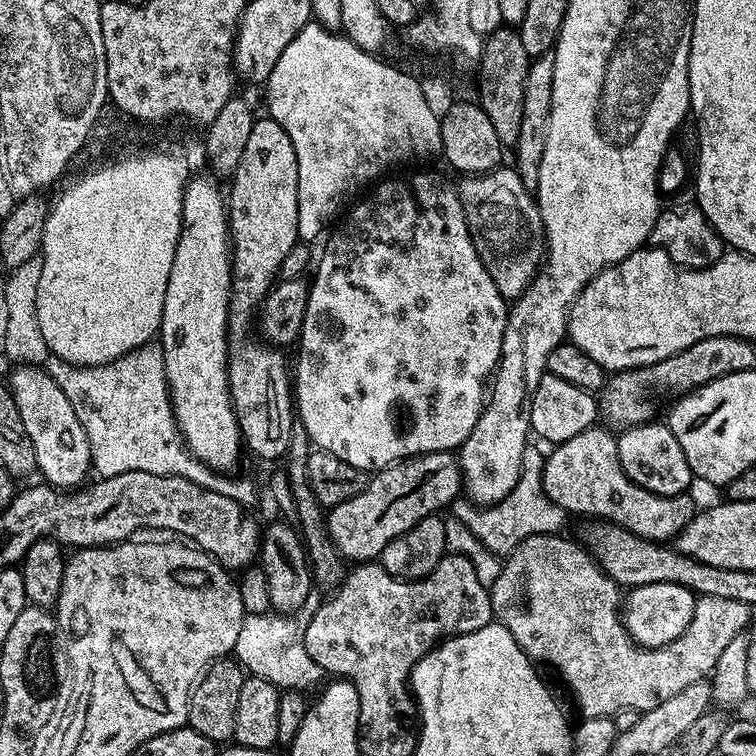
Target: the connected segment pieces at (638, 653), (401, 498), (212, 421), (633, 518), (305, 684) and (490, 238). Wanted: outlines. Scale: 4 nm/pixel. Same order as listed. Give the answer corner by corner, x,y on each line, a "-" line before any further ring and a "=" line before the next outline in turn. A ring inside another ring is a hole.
549,534
547,536
531,536
530,538
526,538
514,551
507,553
506,559
501,566
501,572
490,589
490,595
492,597
493,617
495,617
499,624
506,626
506,630
510,630
510,634
514,634
514,642
518,642
518,646
522,646
522,650
527,654
529,660
533,662
539,662
541,660
542,663
549,664
550,667
557,668
560,671
561,678
568,683
568,688
572,691
572,696
576,699
577,706
584,711
583,715
585,717
615,717
617,715
616,712
622,711
623,708
633,708
633,713
636,714
649,712
654,706
666,702
666,698
674,698
674,694
679,694
681,690
686,690
686,686
711,677
714,666
722,654
722,650
726,650
726,645
749,627
750,621
748,621
748,615
750,615
750,609
748,605
742,602
734,602
734,598
702,596
696,601
694,618
690,618
690,626
686,626
684,633
678,638
674,638
674,642
670,642
661,648
641,648
640,645
633,642
630,634
624,629
621,585
615,584
600,569
599,564
596,563
596,560
593,558
592,553
588,551
587,547
581,546
579,543
577,544
572,540
567,540
564,534
=
452,452
416,454
375,473
362,490
362,494
331,508
326,516
329,536
345,561
372,562
379,557
381,550
388,543
398,538
398,534
410,530
422,518
437,515
441,511
439,508
447,509
461,492
460,461
=
193,175
184,185
184,227
180,229
174,266
170,266
158,343
164,352
172,412
184,444
207,468
228,474
240,460
240,448
242,452
240,427
232,408
232,395
228,392
232,245
225,193
220,193
217,181
208,176
=
593,426
587,428
582,434
574,434
574,438
570,438
566,442
555,445
555,447
551,449
552,453
550,451
547,453
544,461
544,492
550,498
550,502
554,502
557,506
564,509
565,513
572,515
573,512
576,516
592,516
588,518
595,518
597,521
607,522
609,524
617,524
626,530
630,530
633,534
635,534
635,536
641,536
647,540
668,542
679,536
680,532
688,525
698,511
698,505
691,500
691,495
681,494
679,496
659,496
658,494
654,494
650,490
646,490
642,486
635,484
635,482
633,482
633,480
625,474
622,470
622,466
618,462
618,446
616,445
616,436
613,435
613,433
608,433
607,430
609,431
609,429
607,427
604,427
605,429
600,427
601,426
=
307,607
291,614
245,615
242,631
238,634
235,659
246,666
251,675
266,678
266,682
281,690
308,690
311,684
319,685
322,680
321,670
314,658
306,654
304,641
309,615
=
515,167
493,168
482,176
464,176
461,181
458,184
460,201
476,253
505,301
515,302
528,289
546,259
540,208

